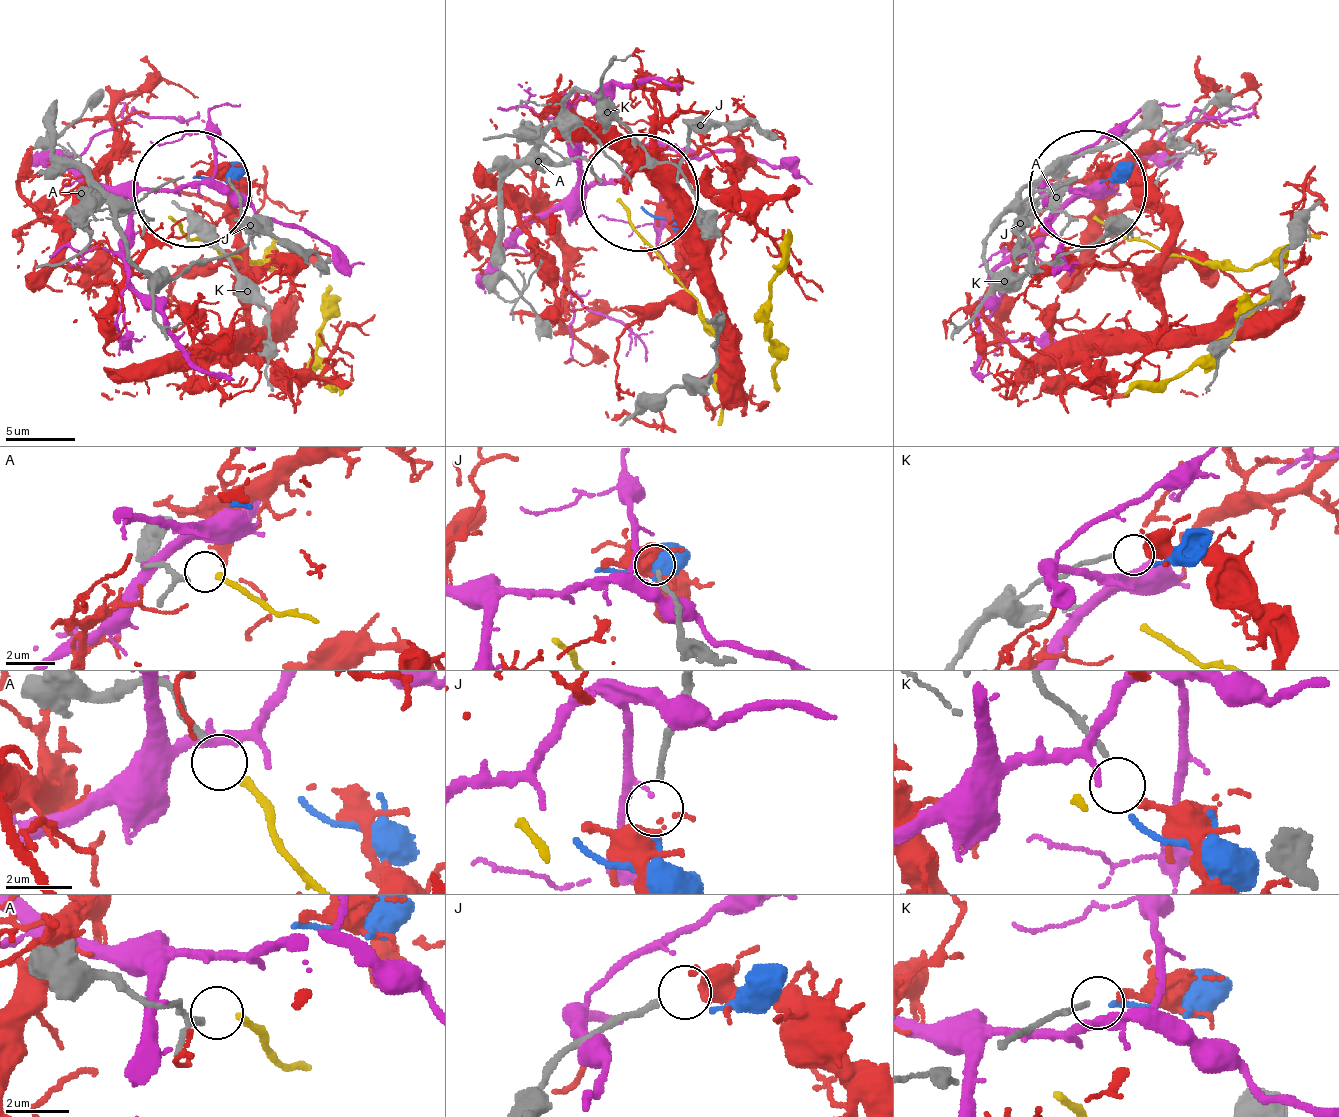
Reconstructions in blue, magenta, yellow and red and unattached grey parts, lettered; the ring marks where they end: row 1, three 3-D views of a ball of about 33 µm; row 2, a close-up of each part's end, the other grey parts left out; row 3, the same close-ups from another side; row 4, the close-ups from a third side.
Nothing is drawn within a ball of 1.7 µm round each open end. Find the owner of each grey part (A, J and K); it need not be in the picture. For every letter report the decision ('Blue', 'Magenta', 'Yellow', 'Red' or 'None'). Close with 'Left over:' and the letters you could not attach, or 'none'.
A: Yellow
J: None
K: Blue
Left over: J

